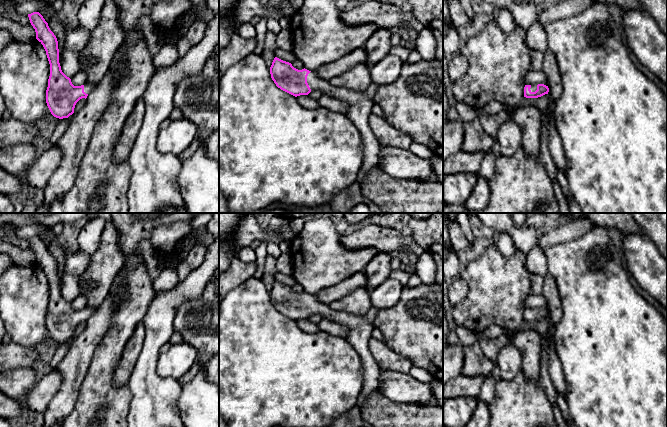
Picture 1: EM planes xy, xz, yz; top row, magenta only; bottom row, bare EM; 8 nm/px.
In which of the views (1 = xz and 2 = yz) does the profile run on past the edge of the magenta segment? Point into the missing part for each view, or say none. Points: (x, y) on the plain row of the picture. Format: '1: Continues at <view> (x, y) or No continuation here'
1: Continues at xz (360, 330)
2: Continues at yz (533, 312)

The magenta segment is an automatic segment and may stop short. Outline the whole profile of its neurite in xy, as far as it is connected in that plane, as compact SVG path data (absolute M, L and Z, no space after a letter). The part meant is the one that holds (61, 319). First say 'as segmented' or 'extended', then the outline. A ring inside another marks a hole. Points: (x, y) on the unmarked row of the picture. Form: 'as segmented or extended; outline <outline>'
extended; outline M39 236L28 238L28 241L35 253L36 263L43 269L50 288L46 314L47 330L54 341L68 342L74 337L76 327L82 322L86 323L96 309L87 306L85 309L74 310L71 303L61 294L58 265L48 247Z

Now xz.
extended; outline M277 281L272 286L270 298L278 312L295 321L319 314L323 319L348 328L346 339L358 352L364 372L364 382L356 403L361 410L366 398L378 389L380 367L368 348L368 342L375 328L374 323L368 322L364 315L333 310L329 305L319 302L314 296L305 292L298 294L291 287Z

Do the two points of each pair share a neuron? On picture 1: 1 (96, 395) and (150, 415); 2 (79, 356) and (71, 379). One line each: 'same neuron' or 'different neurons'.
1: different neurons
2: same neuron

